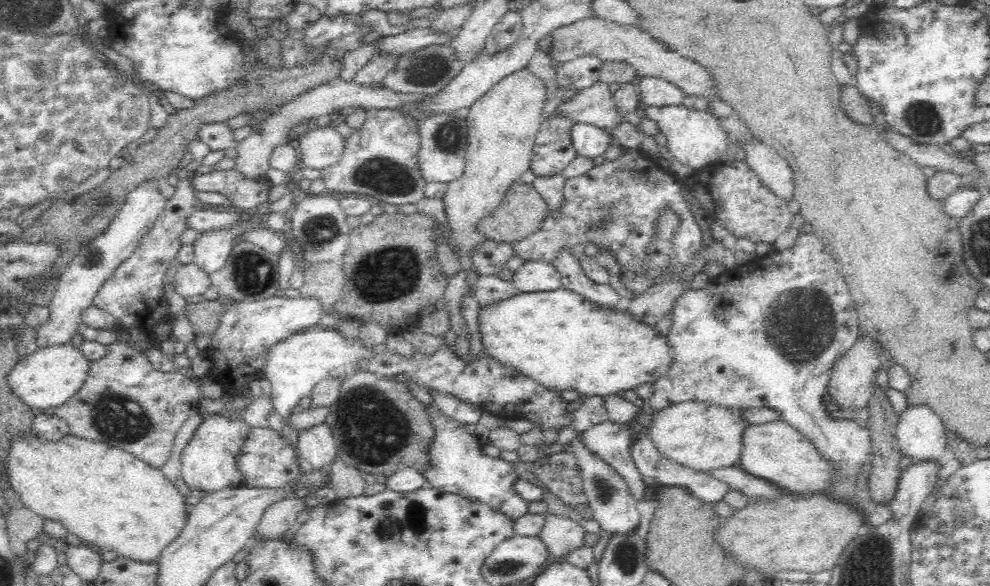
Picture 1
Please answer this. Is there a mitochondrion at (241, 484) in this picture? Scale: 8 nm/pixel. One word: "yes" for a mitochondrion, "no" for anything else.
no

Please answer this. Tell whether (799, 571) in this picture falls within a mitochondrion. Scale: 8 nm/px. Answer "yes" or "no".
no

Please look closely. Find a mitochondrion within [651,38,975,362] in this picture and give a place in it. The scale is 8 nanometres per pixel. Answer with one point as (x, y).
(925, 118)

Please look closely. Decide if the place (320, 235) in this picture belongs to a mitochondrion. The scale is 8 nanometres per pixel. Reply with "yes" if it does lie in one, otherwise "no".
yes

